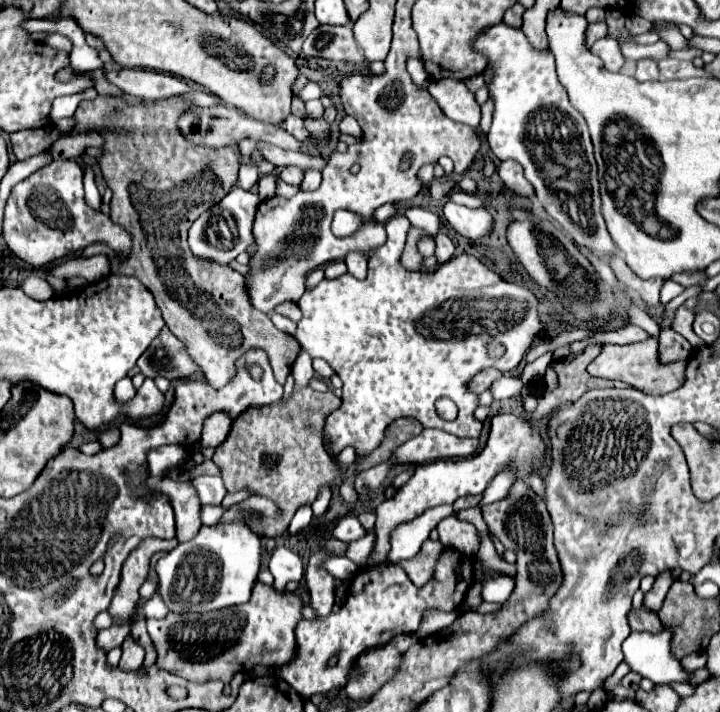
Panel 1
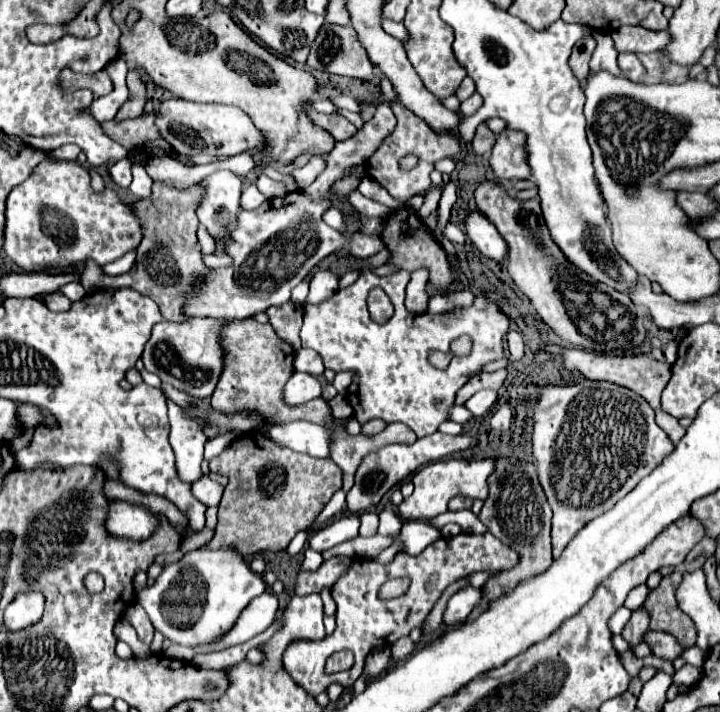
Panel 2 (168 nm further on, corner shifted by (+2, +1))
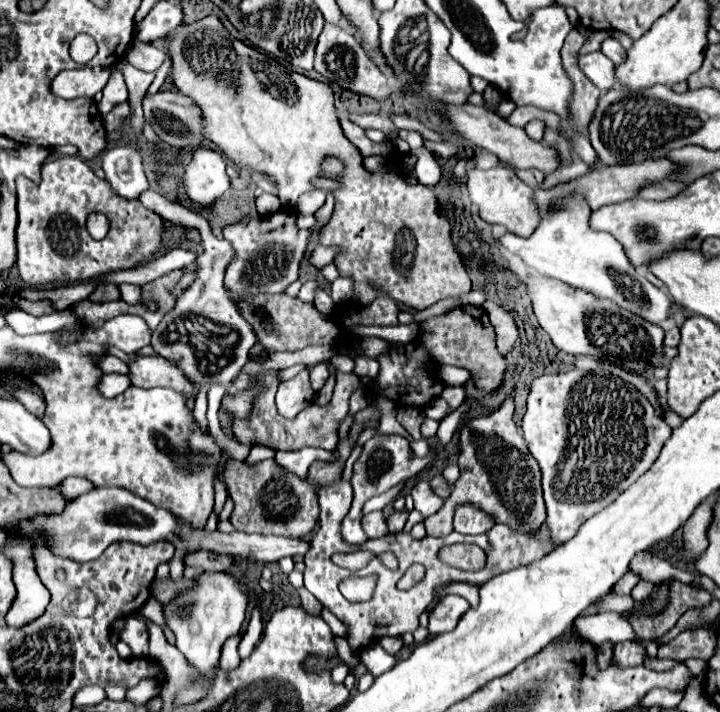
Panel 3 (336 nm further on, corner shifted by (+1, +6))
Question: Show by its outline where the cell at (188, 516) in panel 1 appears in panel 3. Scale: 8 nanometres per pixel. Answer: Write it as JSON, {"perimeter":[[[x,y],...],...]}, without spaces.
{"perimeter":[[[65,478],[65,480],[59,484],[59,488],[61,488],[61,492],[63,492],[65,498],[73,500],[73,498],[77,498],[77,496],[81,496],[81,494],[91,492],[91,490],[95,488],[95,484],[93,484],[91,480],[87,480],[87,478]]]}

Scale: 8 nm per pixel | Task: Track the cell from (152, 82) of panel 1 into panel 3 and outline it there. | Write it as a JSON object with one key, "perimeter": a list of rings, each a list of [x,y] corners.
{"perimeter":[[[83,66],[77,70],[63,70],[51,82],[53,94],[59,98],[79,98],[79,96],[95,96],[103,90],[111,76],[109,68],[103,66]]]}

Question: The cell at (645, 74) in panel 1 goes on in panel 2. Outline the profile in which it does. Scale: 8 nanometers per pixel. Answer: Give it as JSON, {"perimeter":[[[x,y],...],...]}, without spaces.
{"perimeter":[[[620,53],[618,55],[618,67],[620,67],[622,75],[630,81],[638,81],[644,75],[644,67],[634,53]]]}

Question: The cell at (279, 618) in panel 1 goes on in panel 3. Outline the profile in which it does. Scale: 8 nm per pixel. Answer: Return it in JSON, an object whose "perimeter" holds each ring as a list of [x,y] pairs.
{"perimeter":[[[135,612],[125,618],[125,628],[121,632],[121,640],[125,640],[131,646],[133,656],[147,656],[149,632],[147,632],[147,620],[141,612]]]}

